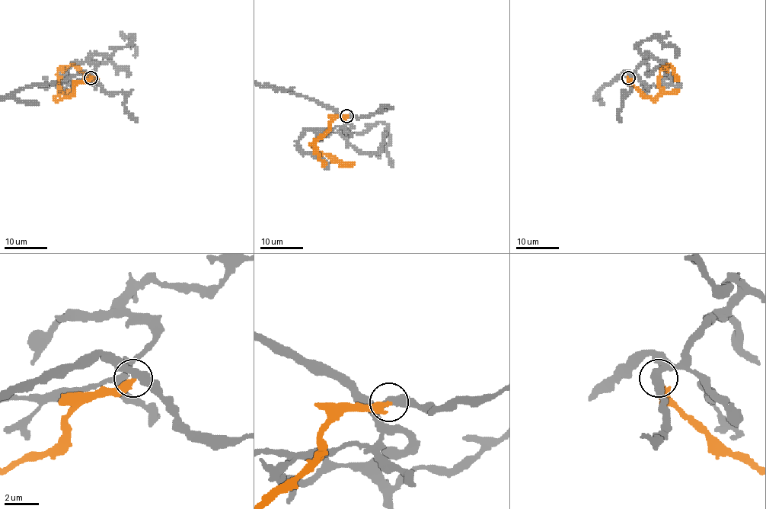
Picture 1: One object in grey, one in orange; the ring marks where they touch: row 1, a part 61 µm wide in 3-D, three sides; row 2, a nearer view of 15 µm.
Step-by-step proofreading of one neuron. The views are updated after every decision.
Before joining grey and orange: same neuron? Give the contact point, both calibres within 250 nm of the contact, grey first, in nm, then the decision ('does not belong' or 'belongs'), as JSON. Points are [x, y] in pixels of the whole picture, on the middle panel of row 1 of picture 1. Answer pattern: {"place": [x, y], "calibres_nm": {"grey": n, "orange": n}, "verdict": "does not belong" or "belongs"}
{"place": [346, 116], "calibres_nm": {"grey": 440, "orange": 320}, "verdict": "does not belong"}

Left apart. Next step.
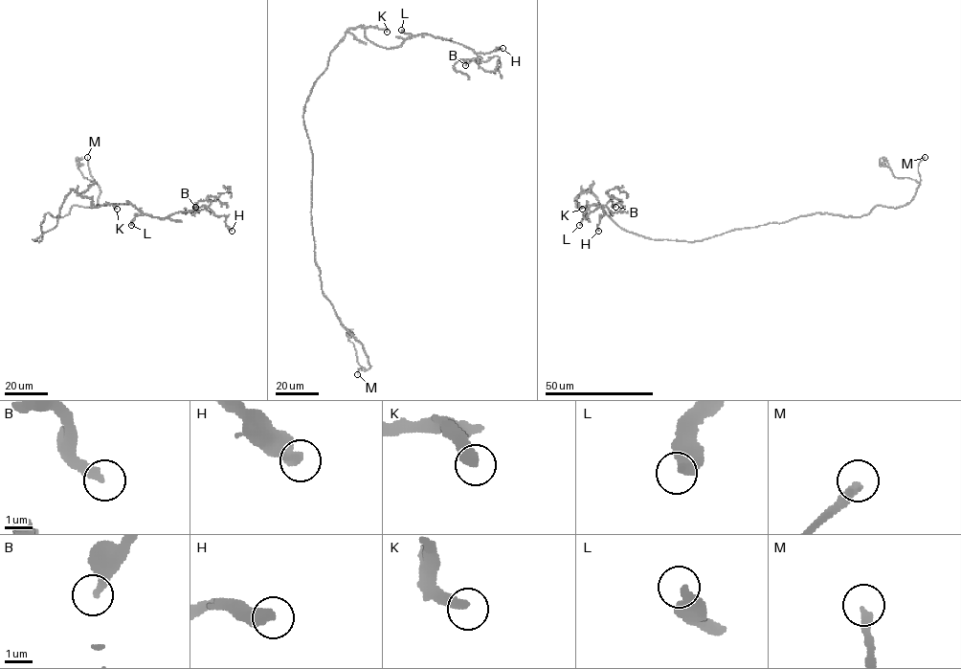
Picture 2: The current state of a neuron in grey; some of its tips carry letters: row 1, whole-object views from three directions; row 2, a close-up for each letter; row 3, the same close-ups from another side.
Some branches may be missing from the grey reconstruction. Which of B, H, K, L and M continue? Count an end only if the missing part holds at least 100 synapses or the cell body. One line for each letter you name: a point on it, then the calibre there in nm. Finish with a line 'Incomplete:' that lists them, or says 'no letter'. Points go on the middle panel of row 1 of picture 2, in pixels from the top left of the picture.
M: (357, 374) | 300 nm
Incomplete: M

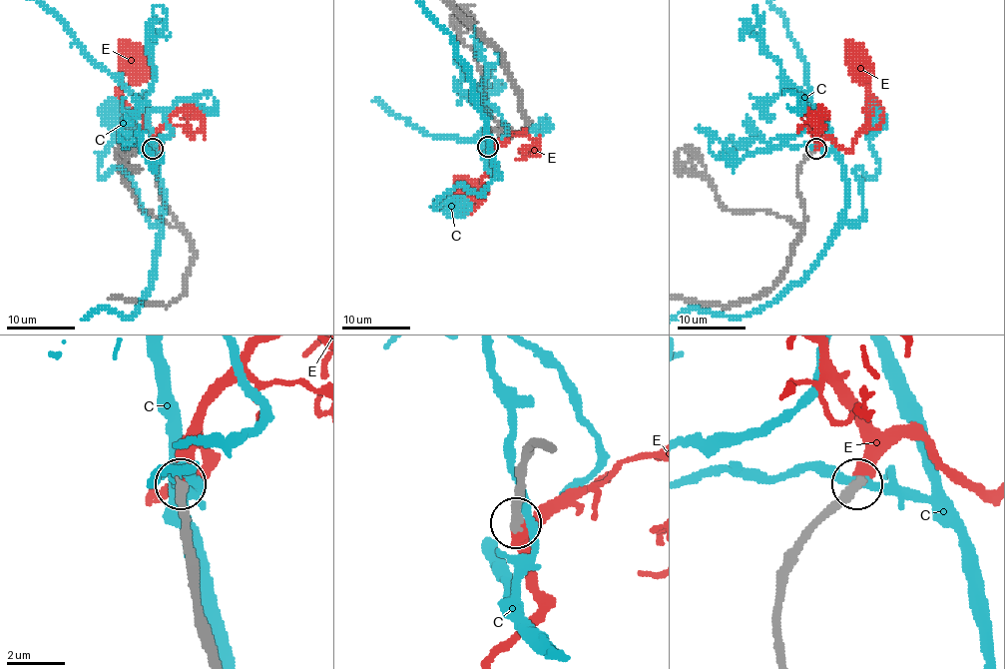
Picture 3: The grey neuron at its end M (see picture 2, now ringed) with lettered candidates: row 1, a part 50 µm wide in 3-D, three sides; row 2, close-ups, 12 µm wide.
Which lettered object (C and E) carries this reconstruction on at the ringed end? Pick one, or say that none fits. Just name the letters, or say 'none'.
E

